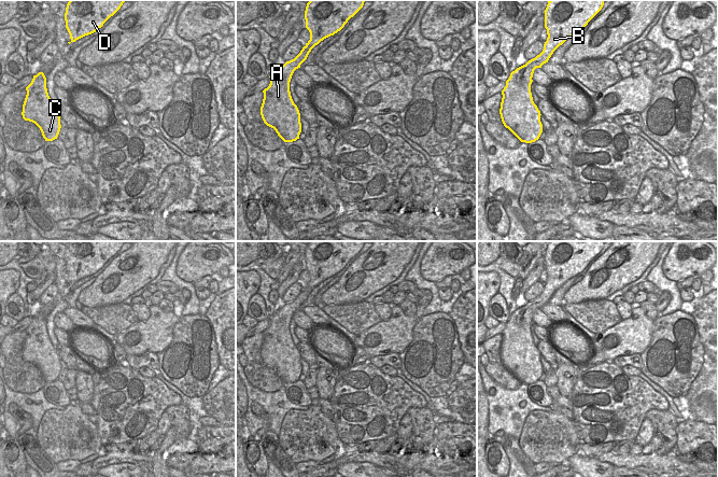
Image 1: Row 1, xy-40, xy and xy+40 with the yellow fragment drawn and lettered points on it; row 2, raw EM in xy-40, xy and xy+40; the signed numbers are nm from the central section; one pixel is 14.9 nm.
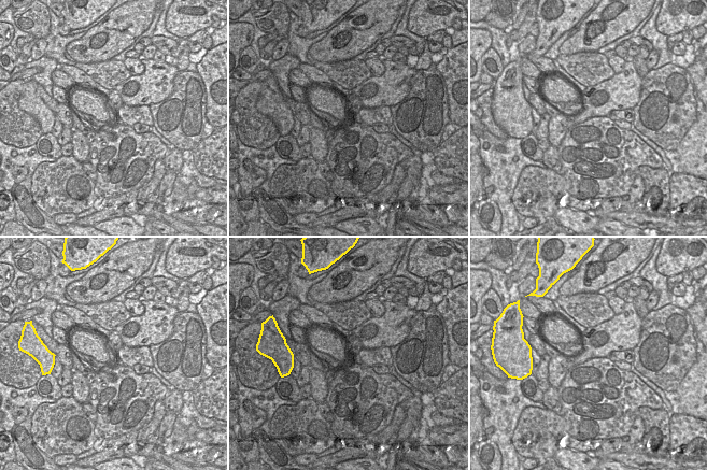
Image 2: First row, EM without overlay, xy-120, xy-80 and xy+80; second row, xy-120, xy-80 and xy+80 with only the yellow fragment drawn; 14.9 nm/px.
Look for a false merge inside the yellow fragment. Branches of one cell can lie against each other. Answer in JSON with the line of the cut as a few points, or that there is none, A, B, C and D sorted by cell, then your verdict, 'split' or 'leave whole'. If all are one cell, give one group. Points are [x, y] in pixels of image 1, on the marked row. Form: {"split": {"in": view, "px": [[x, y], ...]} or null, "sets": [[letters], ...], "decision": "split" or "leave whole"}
{"split": null, "sets": [["A", "B", "C", "D"]], "decision": "leave whole"}

